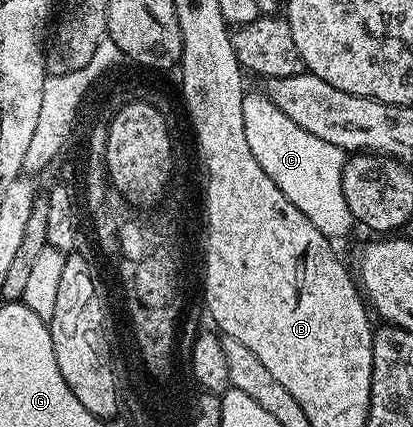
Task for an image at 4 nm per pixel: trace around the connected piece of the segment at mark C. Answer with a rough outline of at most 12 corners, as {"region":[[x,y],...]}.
{"region":[[263,92],[242,123],[262,171],[329,239],[353,228],[345,150]]}

